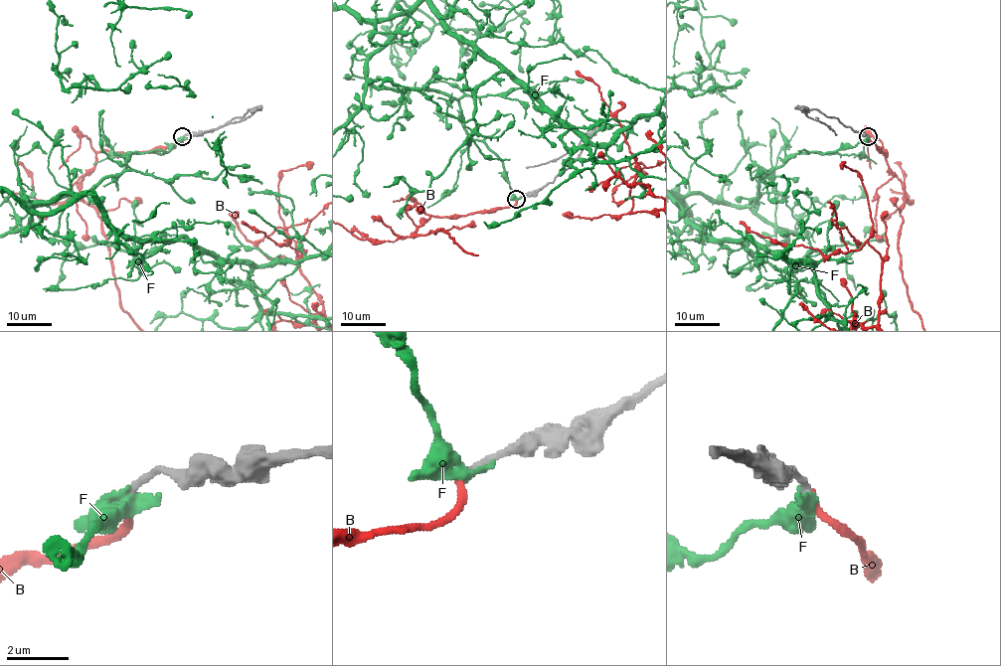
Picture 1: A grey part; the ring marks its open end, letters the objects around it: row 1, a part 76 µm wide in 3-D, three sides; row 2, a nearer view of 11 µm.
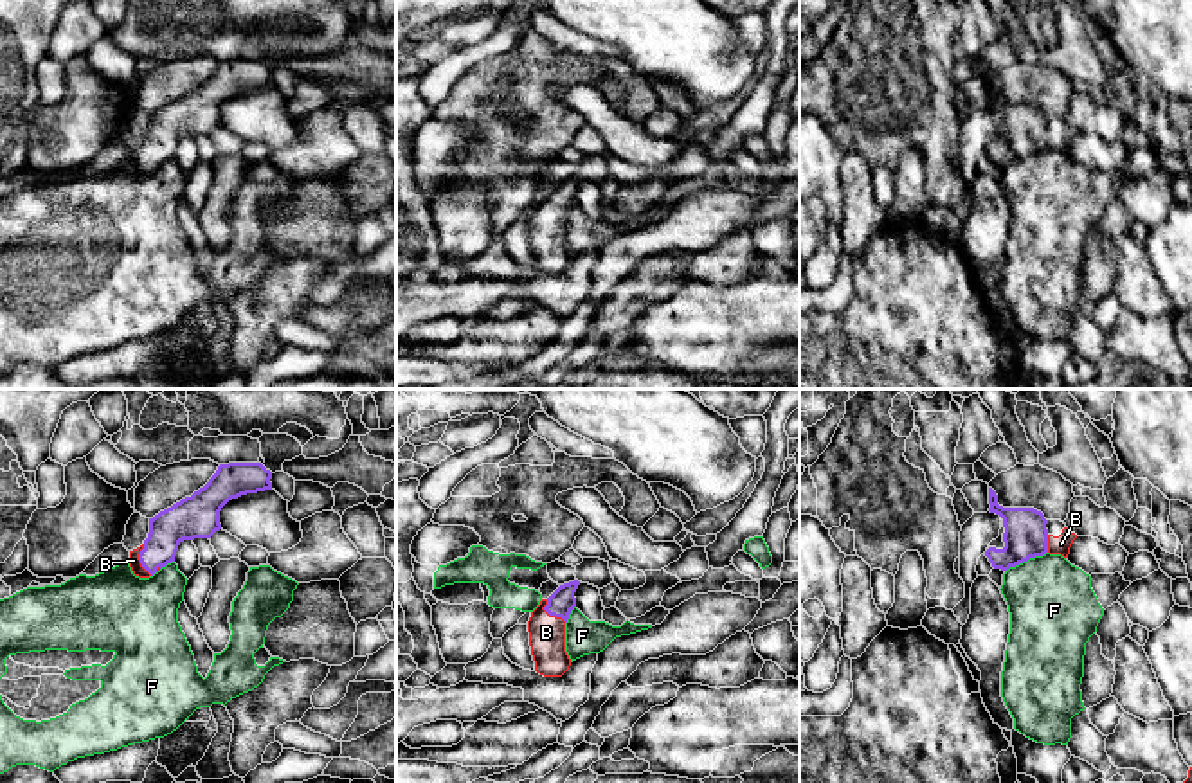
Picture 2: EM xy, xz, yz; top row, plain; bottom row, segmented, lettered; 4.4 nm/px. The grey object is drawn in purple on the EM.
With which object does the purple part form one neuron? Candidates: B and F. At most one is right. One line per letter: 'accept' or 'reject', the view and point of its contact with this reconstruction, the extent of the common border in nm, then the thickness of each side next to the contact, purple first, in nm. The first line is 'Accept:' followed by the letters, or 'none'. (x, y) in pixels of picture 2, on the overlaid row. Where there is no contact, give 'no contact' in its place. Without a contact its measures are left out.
Accept: B
B: accept; meets purple in xy at (139, 558); contact 150 nm long; 160 nm thick on the purple side, 50 nm on the other
F: reject; meets purple in yz at (1025, 560); contact 220 nm long; 200 nm thick on the purple side, 380 nm on the other

